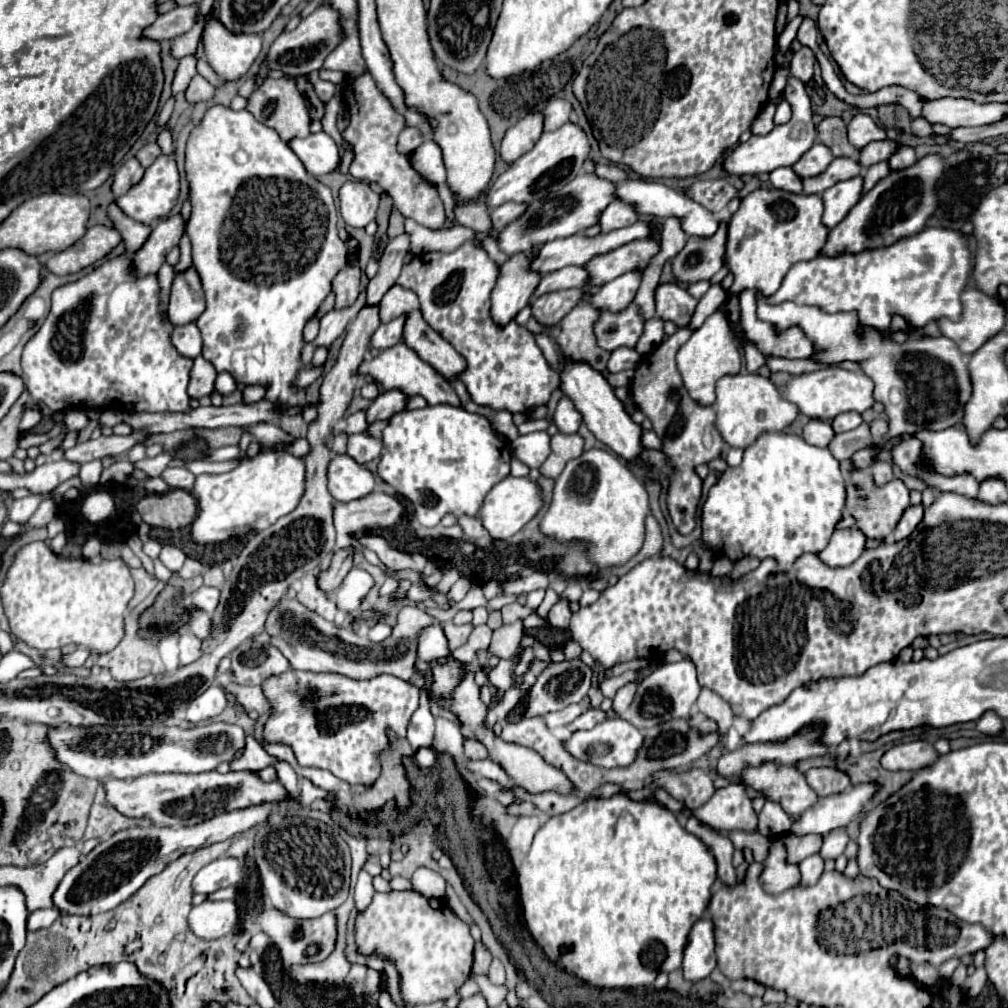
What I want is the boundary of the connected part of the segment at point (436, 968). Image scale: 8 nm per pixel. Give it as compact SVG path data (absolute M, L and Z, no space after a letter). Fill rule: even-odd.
M416 890L374 892L368 908L364 912L356 914L354 940L356 940L358 954L362 954L362 956L376 954L378 958L390 960L396 966L396 970L400 974L400 996L410 1006L446 1000L446 998L454 996L460 990L460 986L470 978L474 940L470 936L468 924L464 924L450 910L450 906L444 900L424 898Z

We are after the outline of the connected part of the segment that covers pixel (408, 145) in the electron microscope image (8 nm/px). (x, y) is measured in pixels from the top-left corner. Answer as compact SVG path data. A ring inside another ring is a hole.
M404 128L398 136L398 152L410 156L422 144L422 140L424 138L420 136L420 132L416 128Z

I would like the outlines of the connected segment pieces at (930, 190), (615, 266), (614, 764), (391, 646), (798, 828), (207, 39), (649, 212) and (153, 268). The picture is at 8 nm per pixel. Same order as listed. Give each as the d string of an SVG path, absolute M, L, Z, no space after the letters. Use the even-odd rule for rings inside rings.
M900 146L898 152L888 160L890 170L900 170L900 172L892 172L888 178L878 182L876 188L872 188L868 194L860 198L860 202L848 212L848 216L828 232L828 240L820 250L820 254L830 254L830 256L860 254L862 250L890 246L898 238L908 238L918 234L938 204L934 186L942 176L942 158L932 154L916 164L914 162L916 162L914 148ZM902 166L910 166L910 168L902 170Z
M634 240L626 246L618 246L606 254L598 254L586 262L584 270L590 274L590 286L602 286L630 270L642 270L658 254L656 240Z
M606 718L600 724L596 724L592 730L574 732L566 742L566 748L578 760L584 760L602 768L618 768L618 766L630 766L634 762L634 758L638 756L638 750L642 750L642 742L644 742L644 736L632 722L622 718Z
M284 596L282 602L278 602L274 610L270 610L270 618L266 618L264 622L264 632L270 634L270 644L284 654L290 668L294 670L336 672L356 680L368 680L378 674L392 674L418 688L424 686L424 690L430 690L432 676L428 678L424 678L424 674L418 676L414 672L414 662L416 662L416 634L420 628L432 622L434 618L430 618L420 608L406 606L398 614L398 624L394 626L392 636L380 644L374 644L366 636L360 636L348 628L340 628L324 620L316 612L302 606L296 598Z
M860 784L850 786L848 790L820 798L810 810L792 816L792 828L790 832L796 836L806 834L828 834L834 828L842 828L852 820L858 820L862 816L864 804L874 796L878 790L876 784Z
M214 8L204 16L202 28L204 58L224 80L238 80L248 74L254 60L262 54L260 34L230 34L214 16Z
M624 180L624 182L618 182L618 190L614 190L614 194L618 194L618 200L634 206L634 210L640 216L652 216L652 218L658 218L658 220L664 220L664 218L670 218L670 216L678 218L682 230L688 236L710 238L718 230L718 222L714 220L714 214L708 208L704 208L702 204L694 202L690 196L686 196L686 194L674 190L674 188L668 188L664 184L650 182L650 180Z
M180 214L162 220L146 238L142 250L134 254L134 274L156 274L162 262L166 260L166 254L174 246L178 246L182 234L184 234L184 222Z

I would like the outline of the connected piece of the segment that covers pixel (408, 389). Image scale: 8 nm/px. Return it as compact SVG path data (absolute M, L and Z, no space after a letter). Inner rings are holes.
M404 342L388 348L388 350L382 350L378 356L374 356L372 360L364 360L358 368L358 374L360 376L372 376L374 380L378 380L384 390L400 390L402 394L406 396L414 396L414 394L420 394L428 400L428 404L440 404L440 402L446 402L446 404L454 404L454 406L460 406L460 400L454 392L454 388L428 364L424 362L416 350L408 348Z

